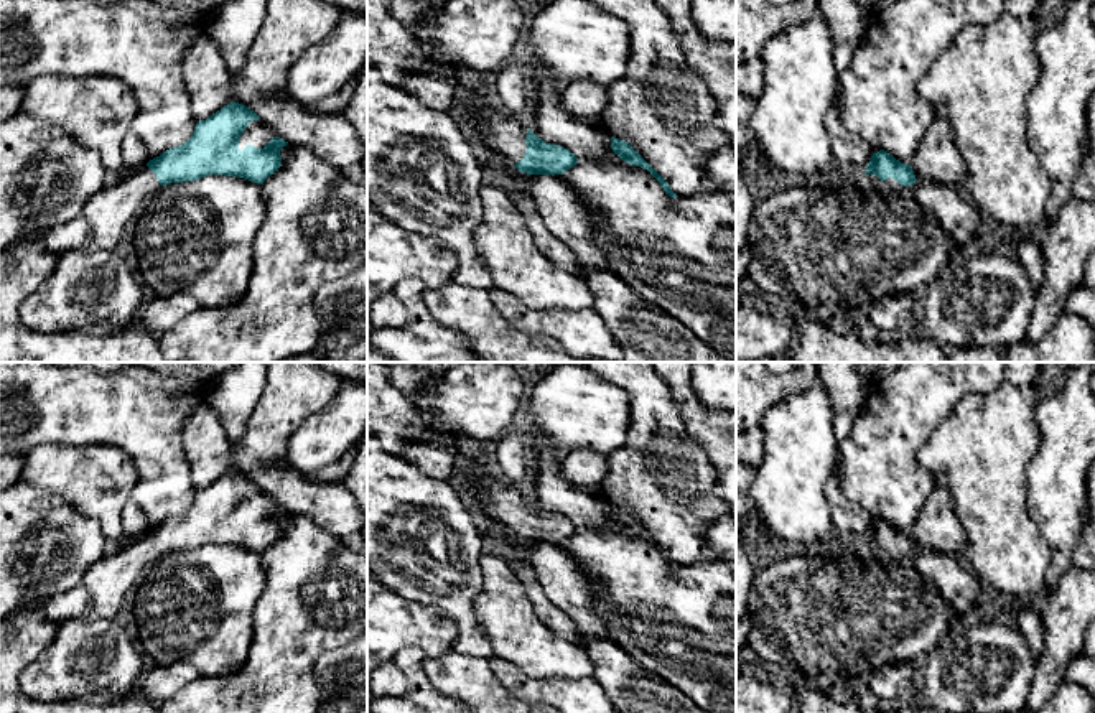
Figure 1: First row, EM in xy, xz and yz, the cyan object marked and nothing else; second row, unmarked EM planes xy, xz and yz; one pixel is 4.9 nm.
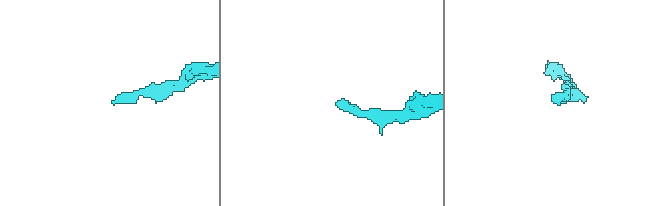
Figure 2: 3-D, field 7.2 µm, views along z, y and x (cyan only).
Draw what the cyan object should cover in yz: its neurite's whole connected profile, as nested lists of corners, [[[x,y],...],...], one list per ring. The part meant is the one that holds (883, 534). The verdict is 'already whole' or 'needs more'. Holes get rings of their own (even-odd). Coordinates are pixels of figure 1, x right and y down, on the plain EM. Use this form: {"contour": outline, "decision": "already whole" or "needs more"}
{"contour": [[[884,519],[871,524],[863,548],[891,558],[912,555],[917,550],[911,534],[901,532]]], "decision": "needs more"}

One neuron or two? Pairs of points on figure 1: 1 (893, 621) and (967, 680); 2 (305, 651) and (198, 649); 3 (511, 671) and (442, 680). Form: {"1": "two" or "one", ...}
{"1": "two", "2": "two", "3": "two"}

